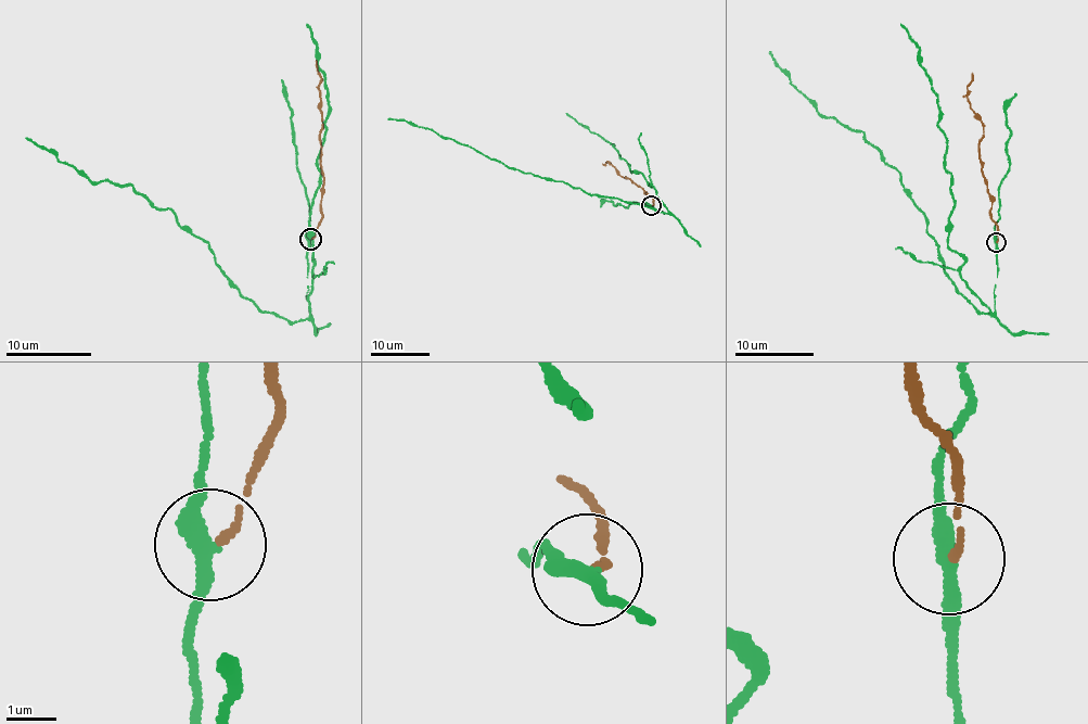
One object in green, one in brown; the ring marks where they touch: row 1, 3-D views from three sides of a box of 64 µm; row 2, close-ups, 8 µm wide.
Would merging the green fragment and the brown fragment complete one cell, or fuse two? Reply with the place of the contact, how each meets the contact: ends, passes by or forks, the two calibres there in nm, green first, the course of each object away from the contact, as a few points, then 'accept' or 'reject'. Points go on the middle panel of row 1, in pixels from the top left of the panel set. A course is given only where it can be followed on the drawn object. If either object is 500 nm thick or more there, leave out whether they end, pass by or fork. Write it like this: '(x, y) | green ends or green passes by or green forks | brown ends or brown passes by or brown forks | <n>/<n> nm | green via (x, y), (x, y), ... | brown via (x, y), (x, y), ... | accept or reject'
(651, 205) | green passes by | brown ends | 320/120 nm | green via (651, 205), (669, 215), (519, 172), (466, 144), (442, 138), (426, 127), (388, 118) | brown via (653, 205), (651, 197), (610, 163), (602, 164) | reject

